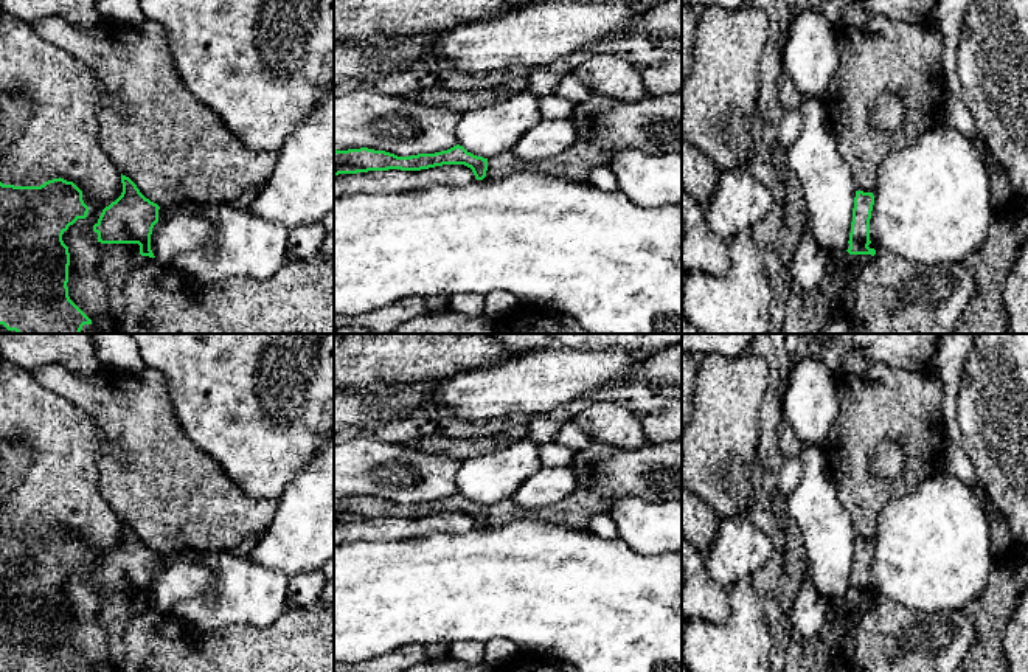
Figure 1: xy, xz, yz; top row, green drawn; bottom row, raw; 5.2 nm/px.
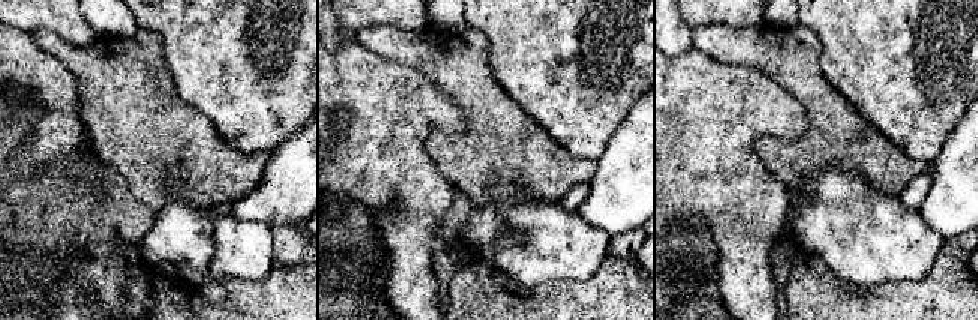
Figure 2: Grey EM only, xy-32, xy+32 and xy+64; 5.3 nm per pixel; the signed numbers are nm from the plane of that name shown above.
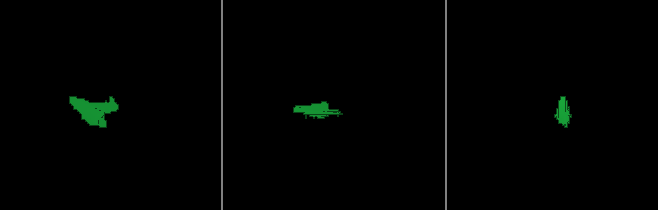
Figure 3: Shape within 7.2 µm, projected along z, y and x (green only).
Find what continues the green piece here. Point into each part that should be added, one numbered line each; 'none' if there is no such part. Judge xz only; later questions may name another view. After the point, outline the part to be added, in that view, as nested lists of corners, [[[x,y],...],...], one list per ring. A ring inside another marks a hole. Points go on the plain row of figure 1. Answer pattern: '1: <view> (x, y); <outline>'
none

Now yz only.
1: yz (833, 646); [[[849,591],[843,598],[837,598],[829,602],[828,615],[825,625],[820,629],[817,635],[812,638],[801,638],[794,635],[789,641],[784,653],[784,666],[781,672],[829,672],[842,664],[851,664],[851,655],[854,652],[854,632],[856,625],[862,619],[862,616],[873,607],[871,602],[849,602],[846,598]]]

